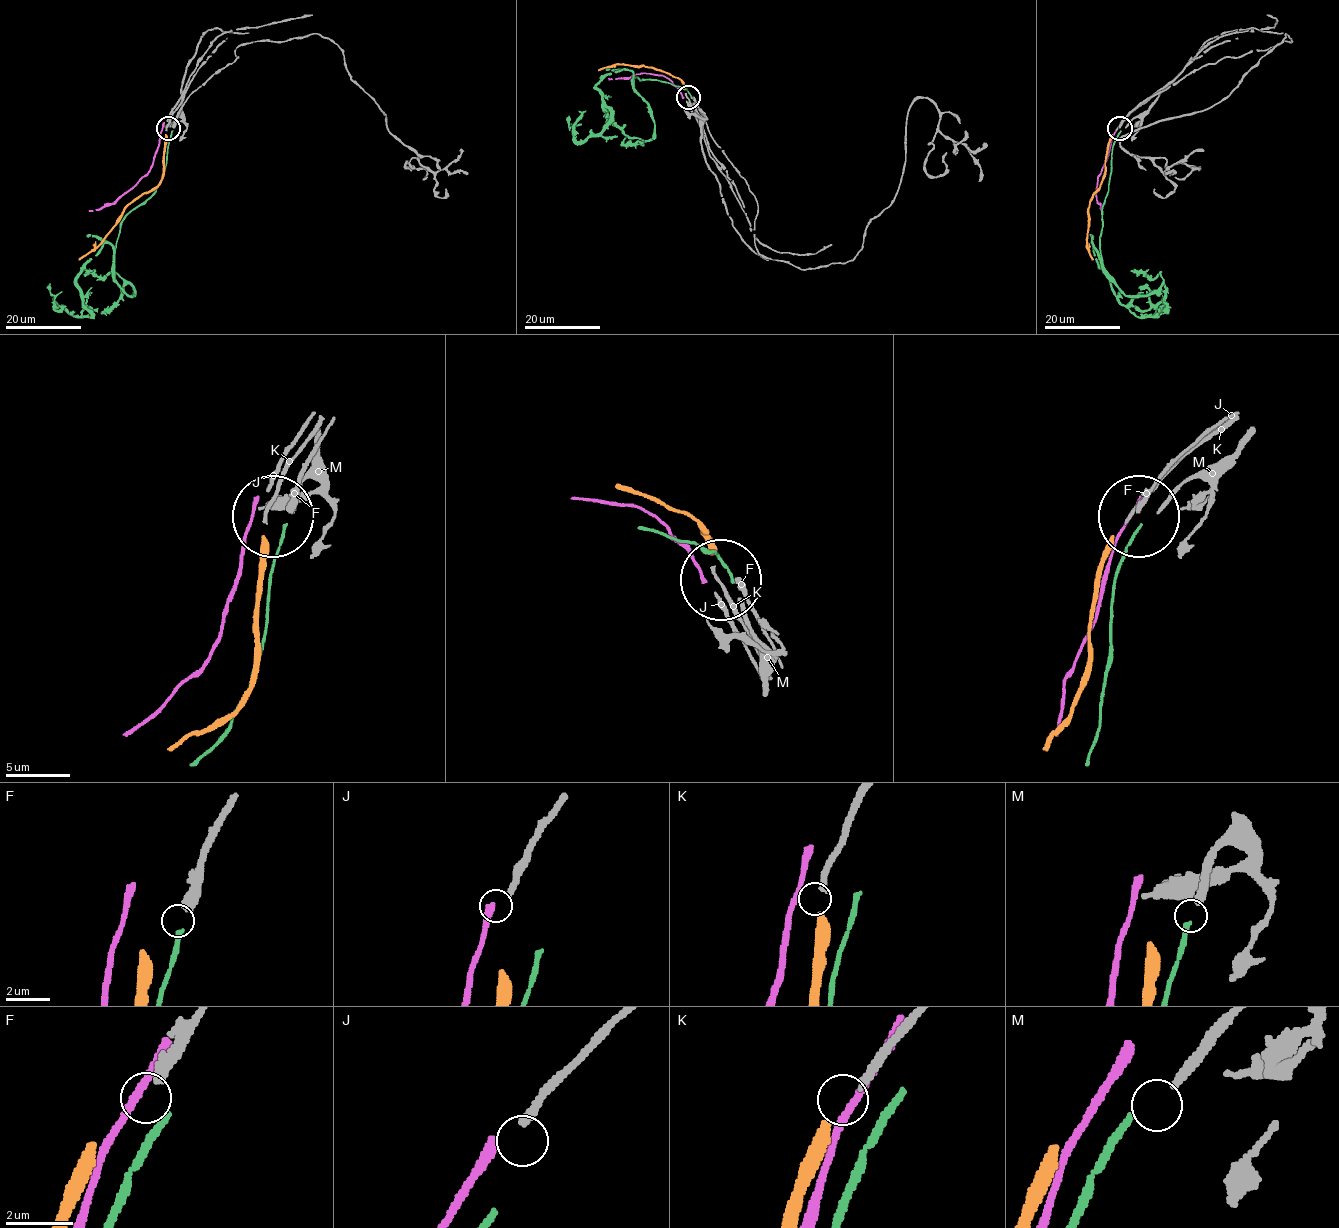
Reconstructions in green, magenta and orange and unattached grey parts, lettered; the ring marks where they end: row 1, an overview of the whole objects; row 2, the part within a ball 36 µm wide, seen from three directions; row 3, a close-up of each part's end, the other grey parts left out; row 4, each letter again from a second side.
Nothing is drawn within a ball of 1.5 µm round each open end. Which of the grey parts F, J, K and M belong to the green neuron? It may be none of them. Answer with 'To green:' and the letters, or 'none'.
To green: none

